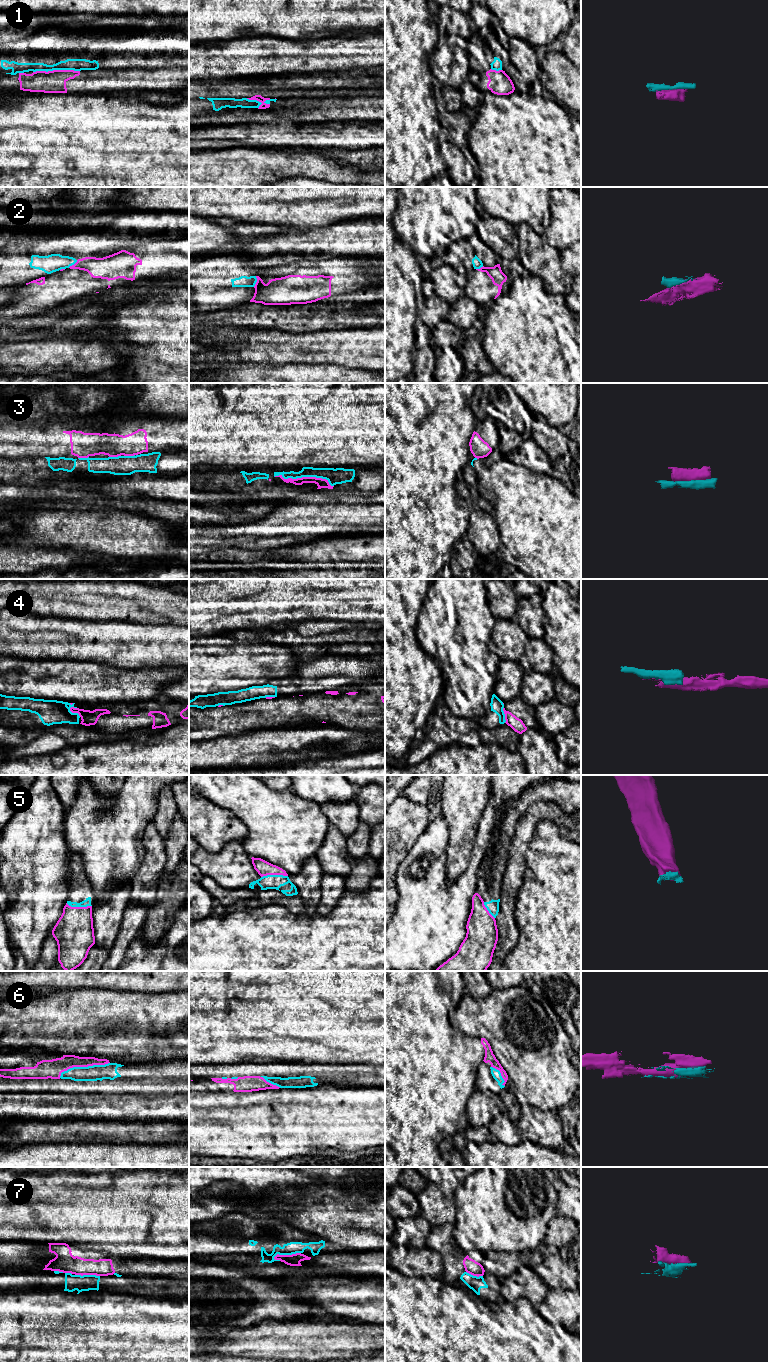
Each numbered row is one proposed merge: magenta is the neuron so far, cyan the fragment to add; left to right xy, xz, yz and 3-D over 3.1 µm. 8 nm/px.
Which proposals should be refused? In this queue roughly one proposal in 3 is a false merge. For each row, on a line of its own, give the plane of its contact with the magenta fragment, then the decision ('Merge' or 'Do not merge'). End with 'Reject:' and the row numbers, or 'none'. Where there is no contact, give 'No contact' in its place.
1: Touches magenta in xy. Do not merge
2: Touches magenta in xz. Do not merge
3: Touches magenta in xz. Do not merge
4: Touches magenta in xy. Do not merge
5: Touches magenta in xz. Merge
6: Touches magenta in xy. Merge
7: Touches magenta in xz. Do not merge
Reject: 1, 2, 3, 4, 7

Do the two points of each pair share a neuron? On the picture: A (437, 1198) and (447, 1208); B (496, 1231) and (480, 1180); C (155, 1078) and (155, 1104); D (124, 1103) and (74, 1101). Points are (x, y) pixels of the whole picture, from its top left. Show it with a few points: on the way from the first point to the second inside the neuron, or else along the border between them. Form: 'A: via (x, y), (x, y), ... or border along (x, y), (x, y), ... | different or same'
A: via (439, 1200), (445, 1206) | same
B: via (485, 1218), (481, 1212), (480, 1193) | same
C: border along (132, 1092), (160, 1094) | different
D: via (112, 1103), (86, 1103) | same

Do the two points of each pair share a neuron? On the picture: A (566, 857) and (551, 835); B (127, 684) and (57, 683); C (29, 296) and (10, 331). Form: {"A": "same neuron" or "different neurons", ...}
{"A": "same neuron", "B": "same neuron", "C": "different neurons"}

